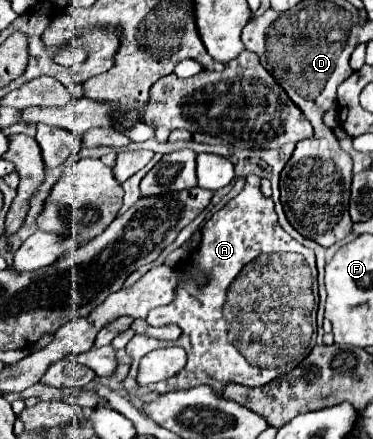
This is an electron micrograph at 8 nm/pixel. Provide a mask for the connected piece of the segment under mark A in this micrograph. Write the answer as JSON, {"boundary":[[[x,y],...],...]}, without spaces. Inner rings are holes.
{"boundary":[[[255,175],[247,177],[247,183],[243,191],[233,197],[223,209],[213,213],[213,217],[203,225],[203,235],[201,243],[189,253],[189,257],[181,263],[175,265],[175,269],[181,271],[179,275],[179,285],[175,289],[175,297],[169,305],[155,307],[147,315],[147,323],[151,325],[167,325],[175,323],[183,329],[181,337],[173,343],[177,347],[183,347],[187,351],[187,365],[181,369],[171,379],[159,381],[155,385],[139,387],[135,377],[137,377],[137,367],[139,359],[159,347],[169,347],[167,341],[151,339],[151,337],[133,337],[125,351],[131,355],[131,369],[129,375],[123,381],[123,389],[131,397],[147,397],[147,395],[165,395],[171,391],[181,391],[181,389],[191,389],[197,385],[213,385],[217,391],[223,389],[223,383],[243,383],[249,387],[261,387],[267,385],[269,381],[277,379],[275,375],[263,375],[263,371],[255,371],[255,367],[249,365],[249,361],[239,353],[237,347],[233,347],[229,335],[227,335],[227,325],[223,319],[223,303],[225,303],[225,291],[229,283],[235,279],[235,275],[257,255],[261,253],[275,253],[275,251],[299,251],[301,255],[307,255],[307,263],[315,265],[315,253],[301,243],[297,243],[289,233],[281,229],[277,223],[277,213],[273,207],[273,201],[261,193],[261,179]],[[199,275],[207,277],[207,283],[199,285]]]}

